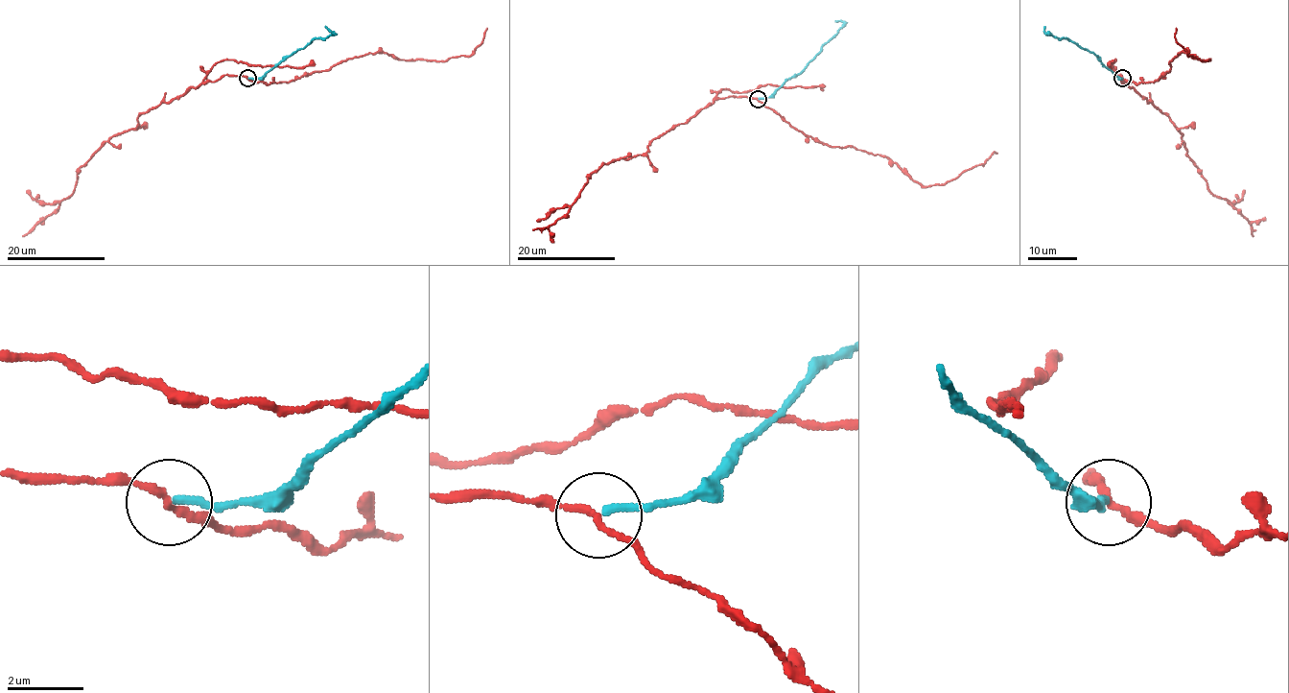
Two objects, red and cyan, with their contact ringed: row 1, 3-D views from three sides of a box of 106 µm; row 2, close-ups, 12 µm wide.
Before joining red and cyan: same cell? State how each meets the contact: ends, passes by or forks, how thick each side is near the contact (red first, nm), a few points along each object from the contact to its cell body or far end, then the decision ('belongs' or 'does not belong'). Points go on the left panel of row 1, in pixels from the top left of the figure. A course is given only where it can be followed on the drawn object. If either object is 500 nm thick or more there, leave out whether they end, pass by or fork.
red passes by; cyan ends there; 170 nm thick on the red side, 200 nm on the other; red runs (247, 78), (223, 74), (142, 112), (133, 129), (111, 135), (79, 169), (75, 190), (22, 236); cyan runs (247, 78), (262, 78), (315, 38), (328, 37), (333, 34), (325, 26); does not belong

